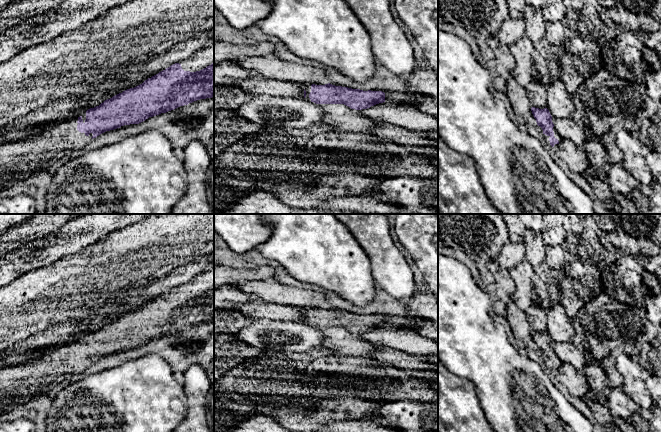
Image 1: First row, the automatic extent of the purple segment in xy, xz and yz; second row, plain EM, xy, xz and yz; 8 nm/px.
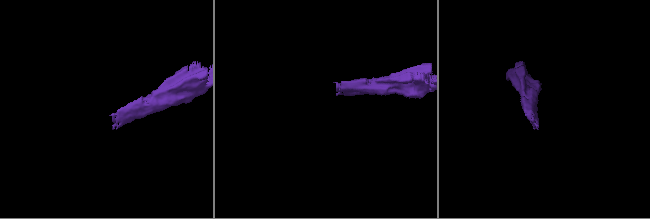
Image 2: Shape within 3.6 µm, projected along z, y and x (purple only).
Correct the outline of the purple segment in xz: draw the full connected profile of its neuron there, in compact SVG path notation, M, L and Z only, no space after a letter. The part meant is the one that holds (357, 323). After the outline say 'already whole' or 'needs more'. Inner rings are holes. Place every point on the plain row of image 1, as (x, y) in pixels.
M304 309L304 322L316 328L344 328L351 333L362 334L385 326L382 315L363 315L348 311L325 309Z | needs more

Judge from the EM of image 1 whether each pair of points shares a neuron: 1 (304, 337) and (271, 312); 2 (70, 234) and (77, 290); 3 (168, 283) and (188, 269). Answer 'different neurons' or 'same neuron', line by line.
1: different neurons
2: different neurons
3: same neuron

